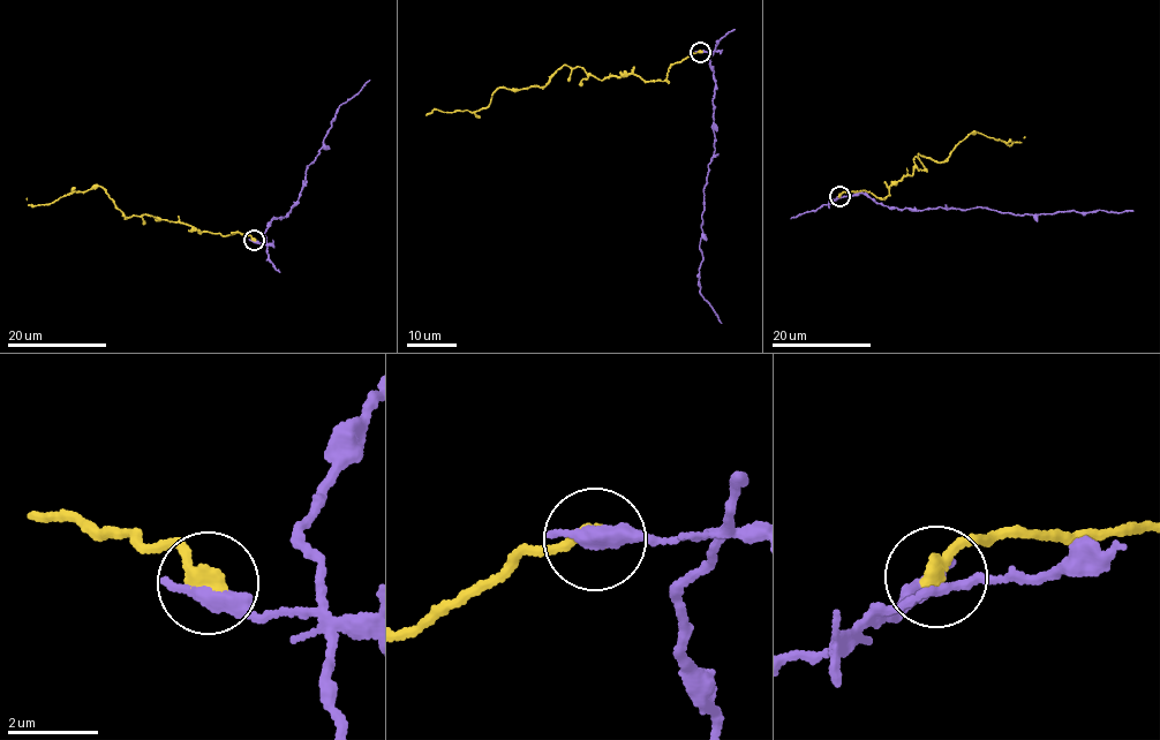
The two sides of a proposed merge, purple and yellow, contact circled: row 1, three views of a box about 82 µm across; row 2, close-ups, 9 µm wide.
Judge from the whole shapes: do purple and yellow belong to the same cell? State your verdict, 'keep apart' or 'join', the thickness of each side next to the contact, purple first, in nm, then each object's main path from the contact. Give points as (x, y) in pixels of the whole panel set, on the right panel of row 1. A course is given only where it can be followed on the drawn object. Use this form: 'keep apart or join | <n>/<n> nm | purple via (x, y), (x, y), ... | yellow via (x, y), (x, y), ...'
keep apart | 480/400 nm | purple via (840, 196), (834, 201), (867, 194), (883, 205), (923, 211), (979, 206), (1018, 216), (1134, 211) | yellow via (840, 196), (864, 190), (881, 199), (912, 174), (913, 158), (943, 161), (971, 133), (1010, 145), (1025, 136)

